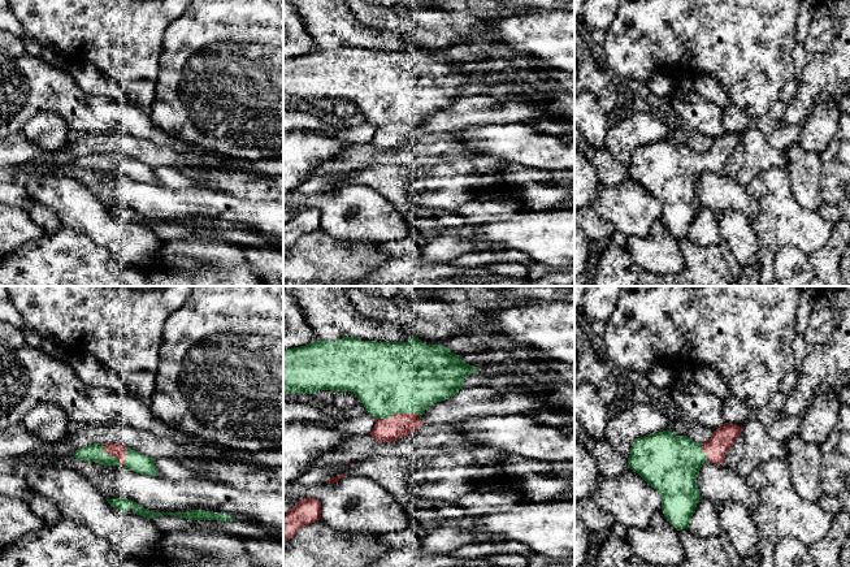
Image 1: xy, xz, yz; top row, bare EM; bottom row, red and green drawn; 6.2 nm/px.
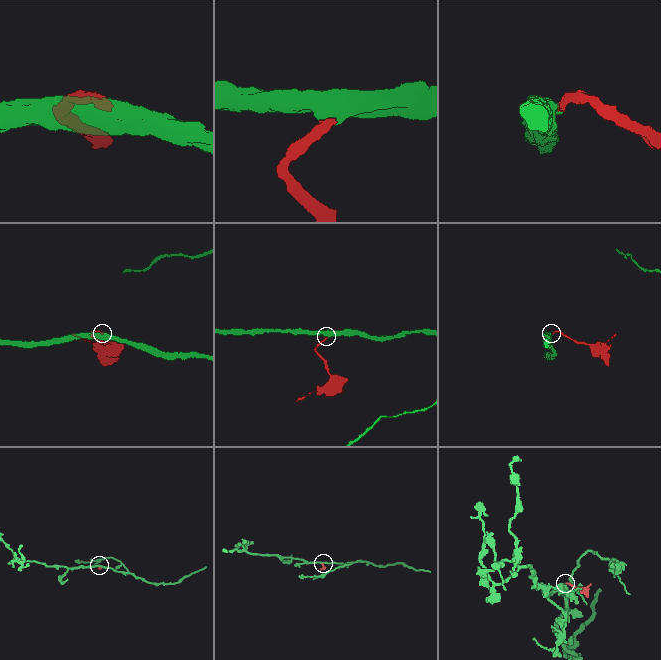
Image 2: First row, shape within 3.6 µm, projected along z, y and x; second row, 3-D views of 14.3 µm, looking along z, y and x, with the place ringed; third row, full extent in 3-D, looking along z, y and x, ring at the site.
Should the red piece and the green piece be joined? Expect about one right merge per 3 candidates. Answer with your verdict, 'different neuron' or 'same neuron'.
same neuron

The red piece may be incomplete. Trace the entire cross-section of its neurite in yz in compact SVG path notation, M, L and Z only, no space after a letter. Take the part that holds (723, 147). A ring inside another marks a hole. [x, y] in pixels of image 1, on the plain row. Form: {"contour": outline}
{"contour": "M724 131L714 139L712 146L704 152L695 152L688 144L673 143L669 138L647 143L634 150L628 166L628 177L637 181L651 196L662 204L662 218L667 229L677 238L689 235L701 208L697 186L704 170L723 173L727 160L742 143L742 135Z"}

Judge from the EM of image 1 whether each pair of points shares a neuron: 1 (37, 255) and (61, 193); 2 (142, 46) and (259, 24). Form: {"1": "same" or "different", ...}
{"1": "different", "2": "different"}

